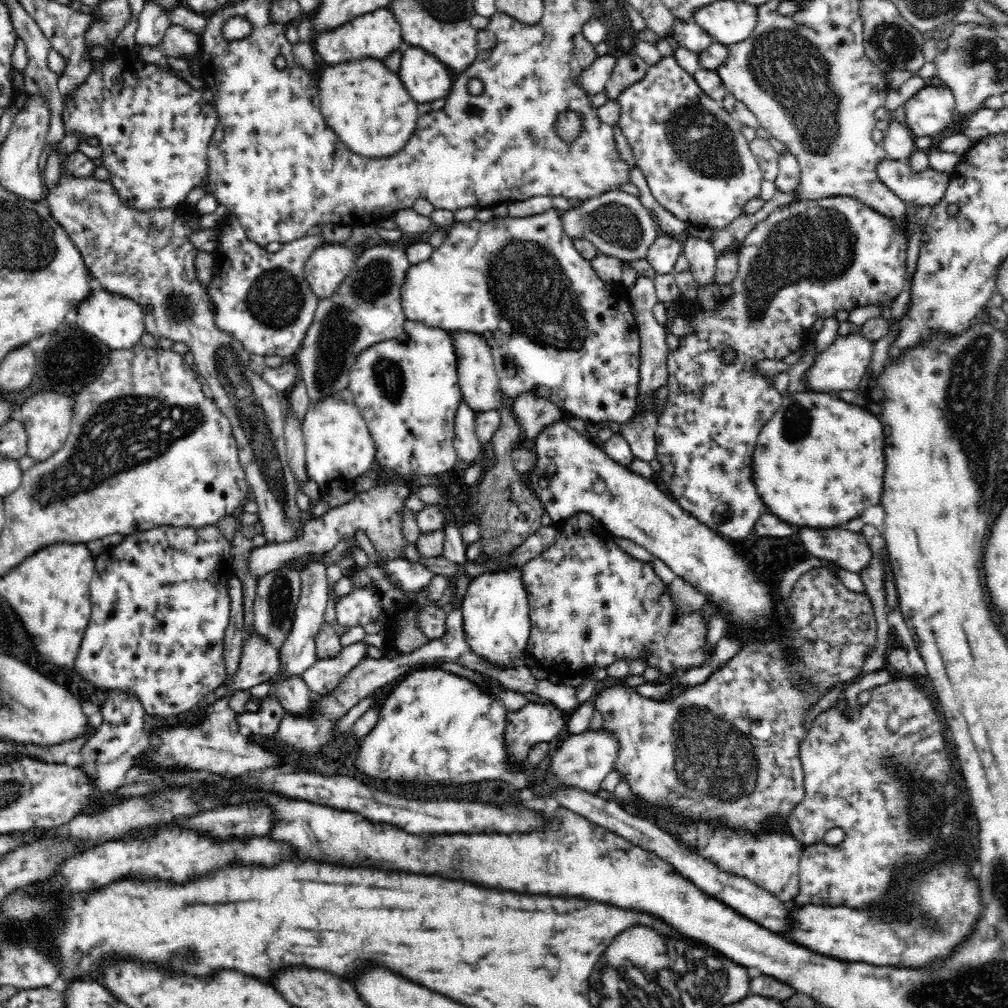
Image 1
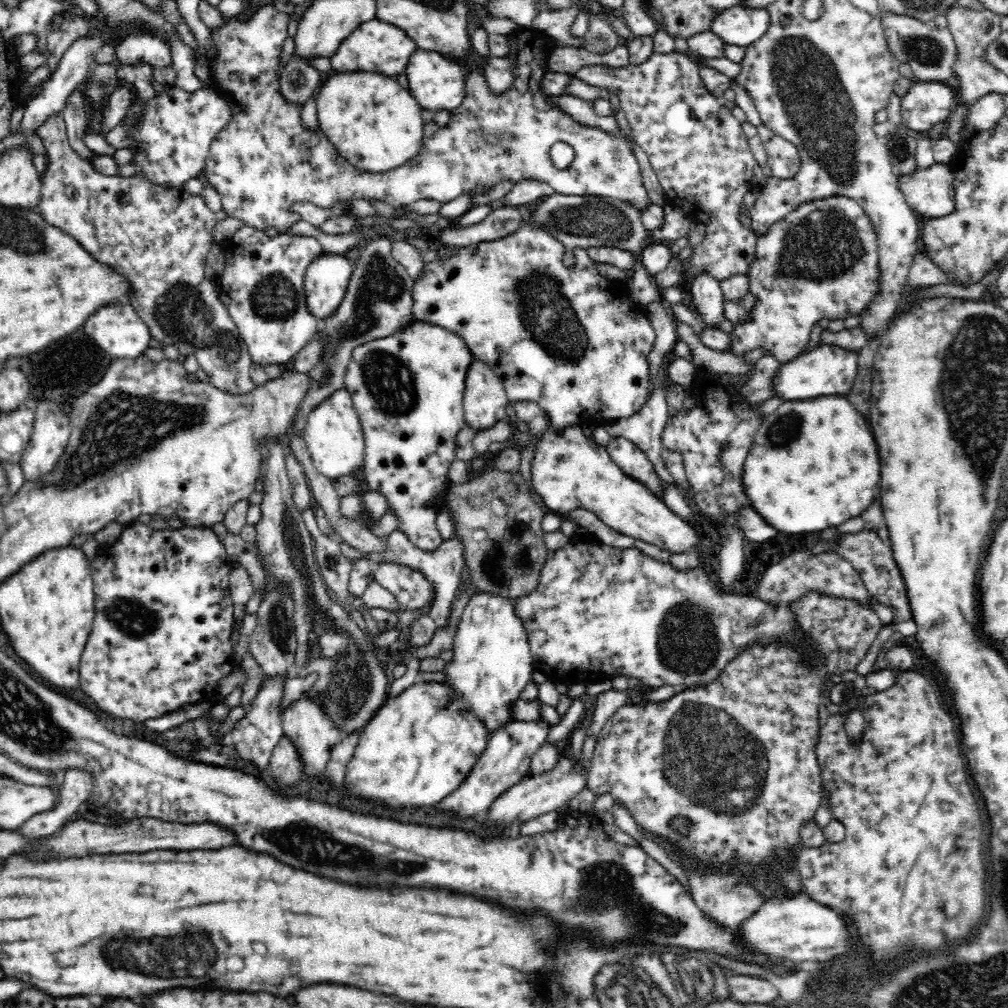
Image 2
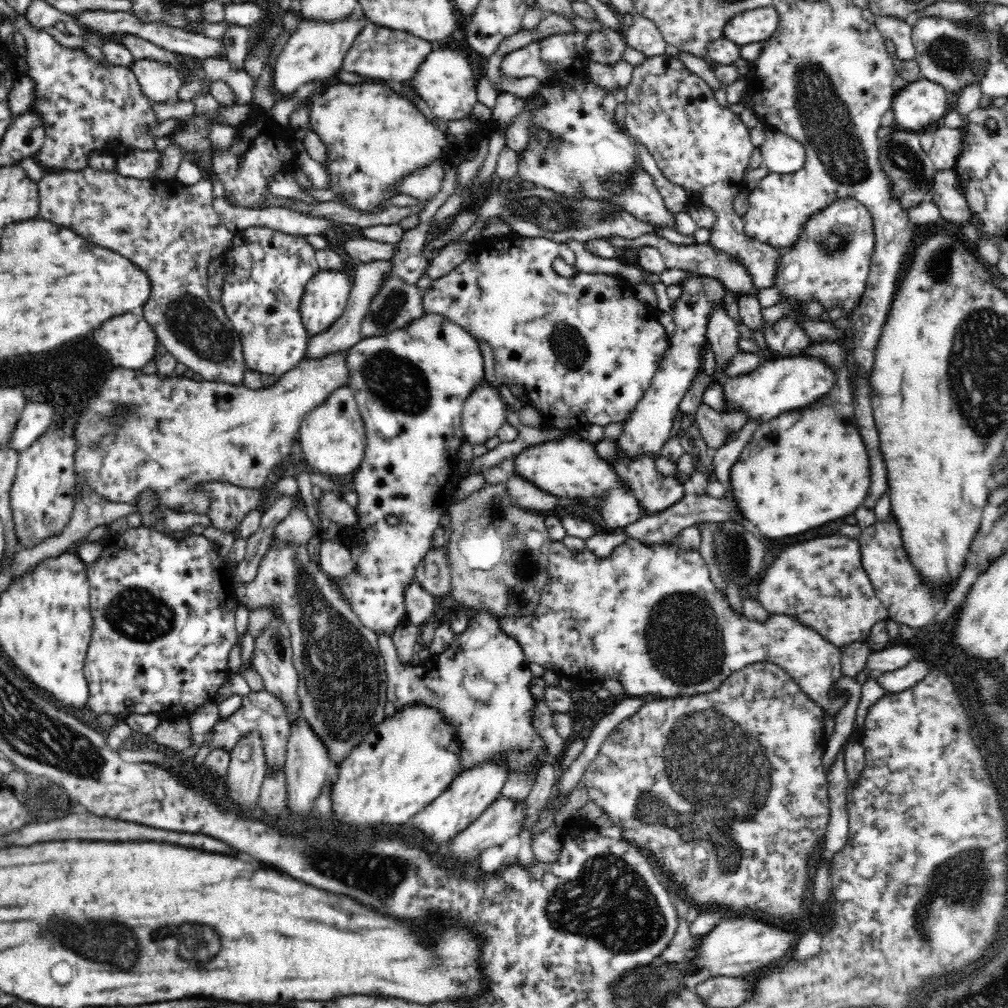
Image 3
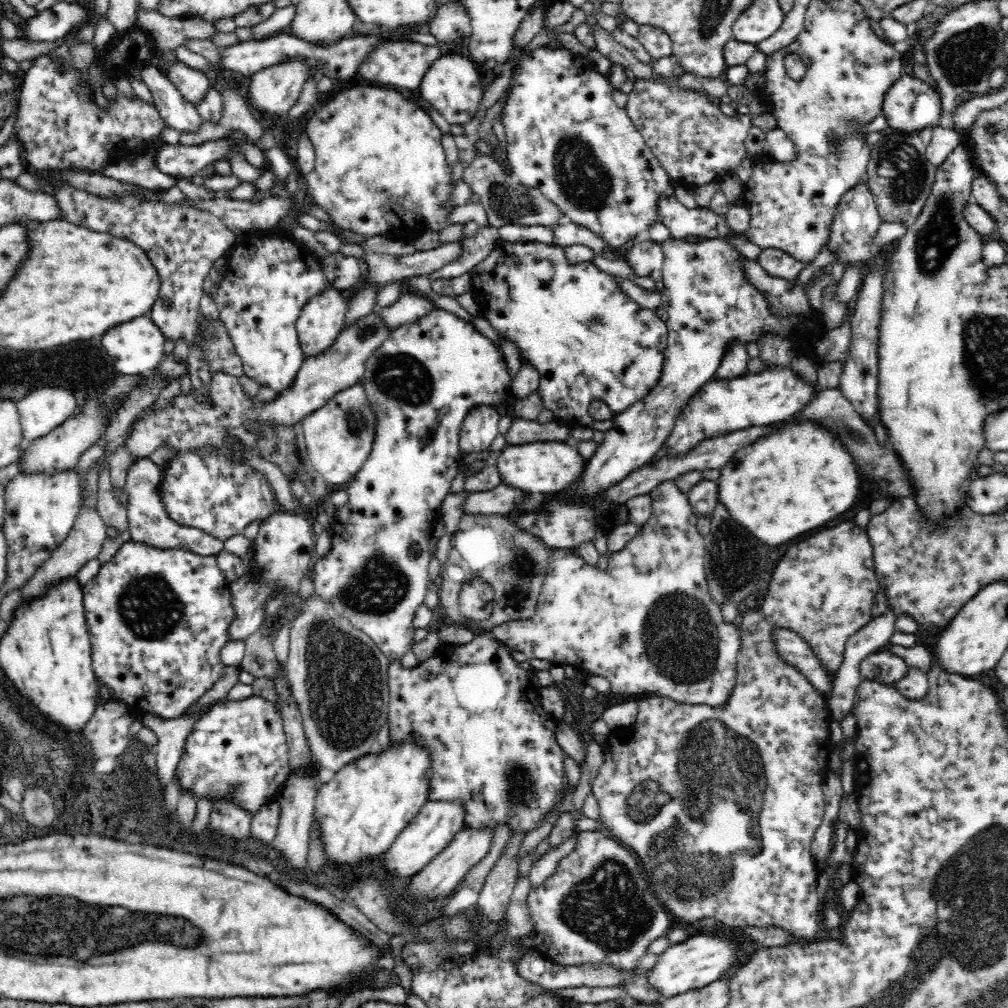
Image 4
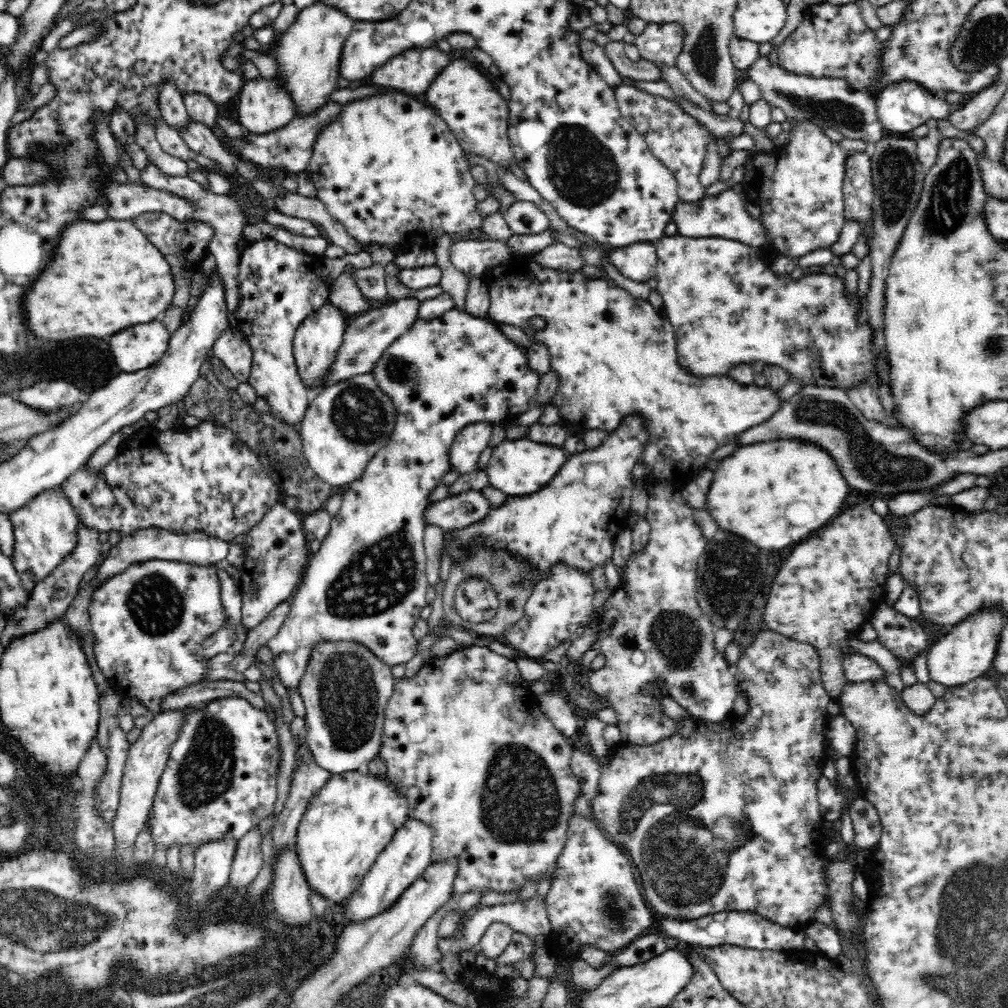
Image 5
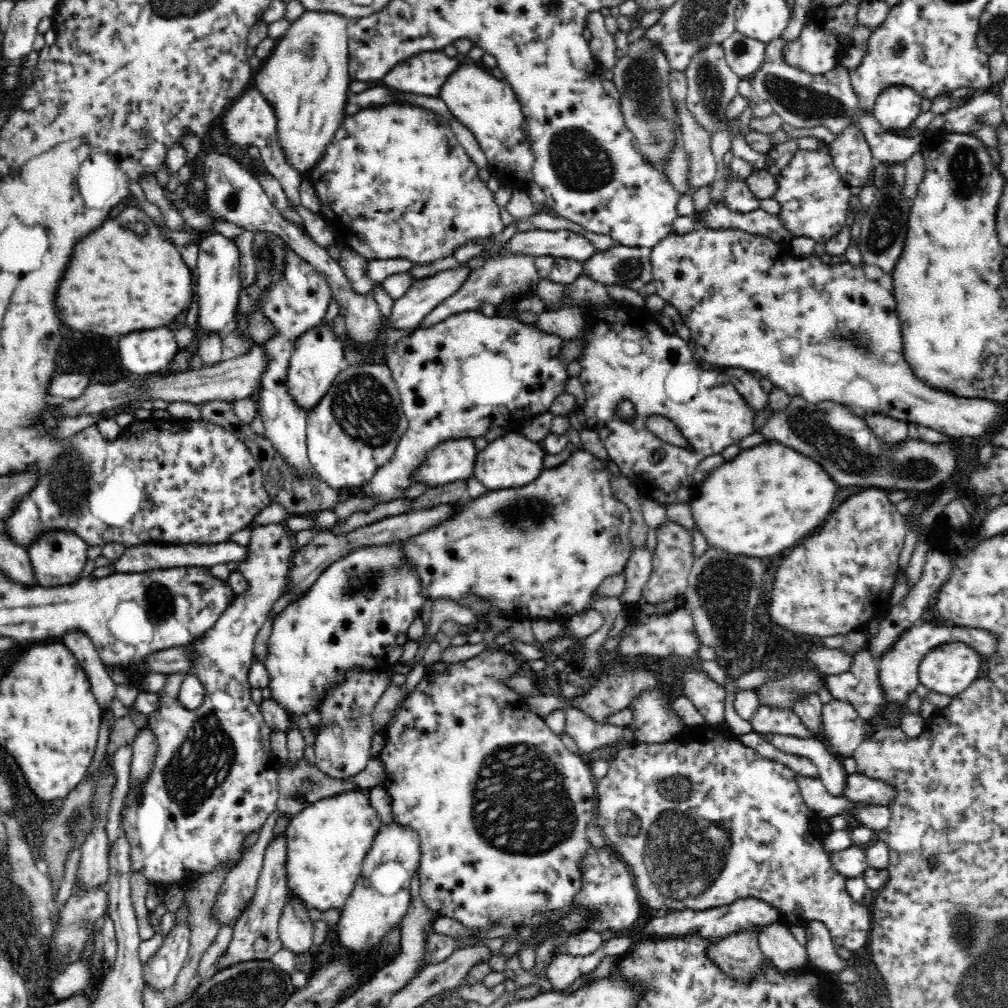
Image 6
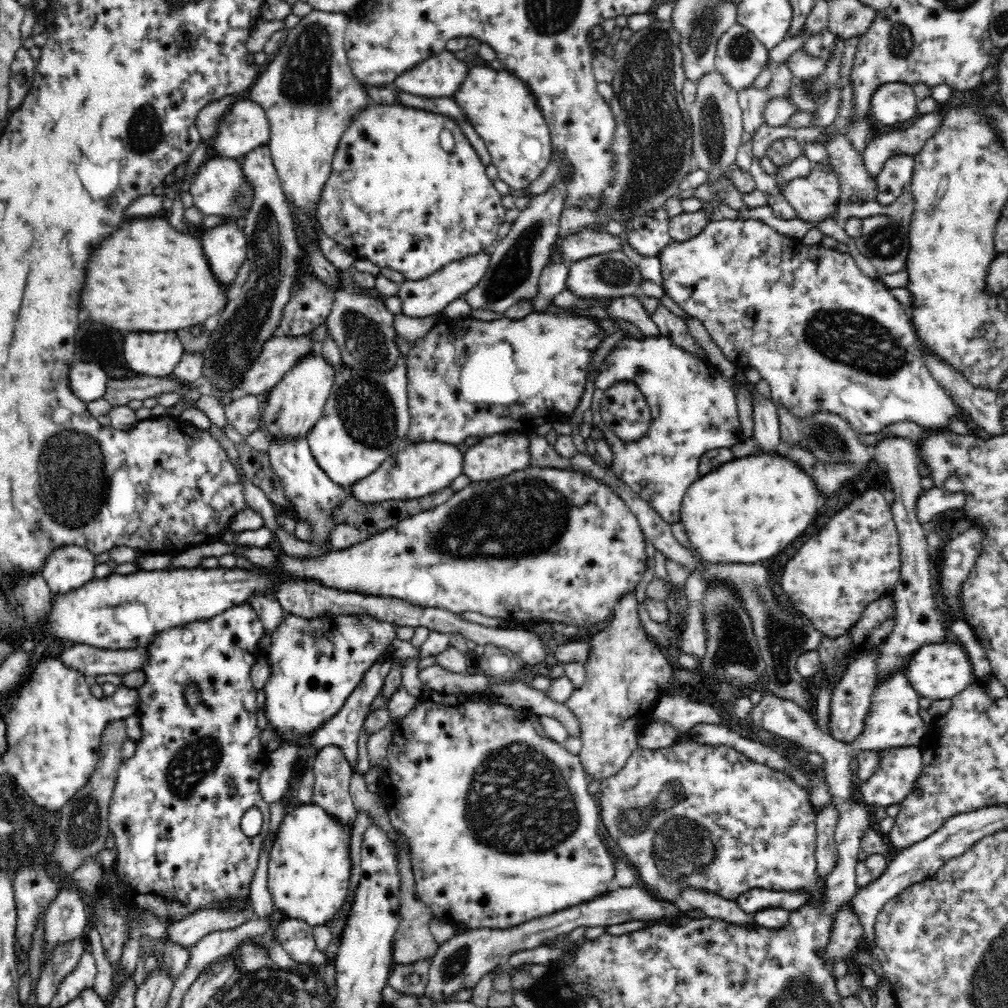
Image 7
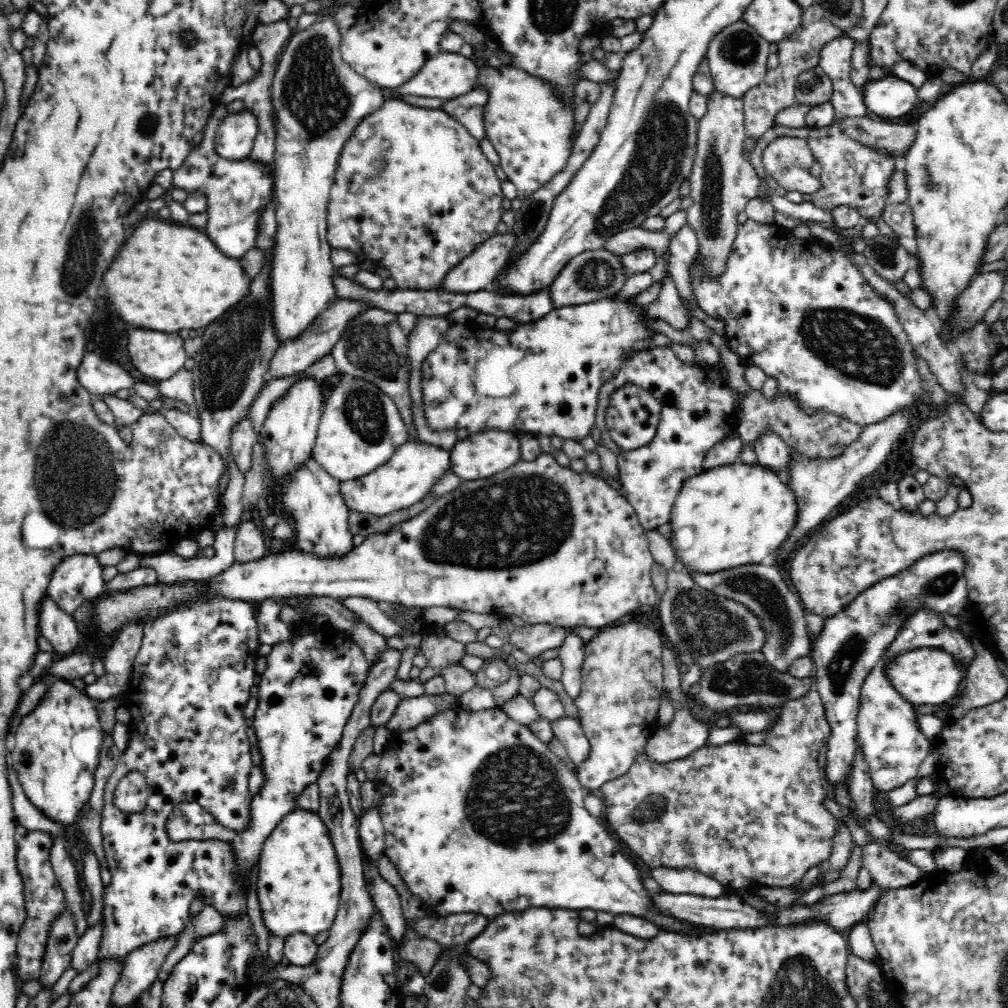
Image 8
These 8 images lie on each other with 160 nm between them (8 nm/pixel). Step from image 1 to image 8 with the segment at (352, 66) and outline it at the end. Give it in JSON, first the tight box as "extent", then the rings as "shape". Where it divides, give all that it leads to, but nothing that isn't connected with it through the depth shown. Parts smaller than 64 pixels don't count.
{"extent":[327,98,505,289],"shape":[[[396,98],[389,99],[384,101],[382,108],[377,108],[358,123],[358,126],[352,132],[352,136],[347,138],[346,144],[340,152],[327,207],[327,242],[332,249],[342,248],[353,252],[359,260],[369,259],[380,262],[384,265],[384,268],[389,270],[389,274],[394,278],[398,289],[438,289],[448,270],[454,268],[456,264],[460,264],[460,261],[474,252],[476,248],[496,236],[497,227],[504,213],[501,206],[505,197],[501,192],[500,184],[501,181],[495,174],[495,167],[480,150],[478,139],[473,137],[464,128],[464,125],[456,121],[454,117],[440,108],[410,106],[409,103],[402,101],[402,98],[398,98],[398,100]]]}

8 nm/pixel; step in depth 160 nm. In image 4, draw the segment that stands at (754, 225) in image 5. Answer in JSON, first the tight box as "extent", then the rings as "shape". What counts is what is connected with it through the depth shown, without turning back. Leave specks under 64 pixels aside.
{"extent":[656,195,736,239],"shape":[[[661,195],[657,203],[656,222],[669,229],[672,238],[687,236],[719,239],[736,235],[726,226],[726,217],[710,212],[707,207],[686,208],[674,195]]]}

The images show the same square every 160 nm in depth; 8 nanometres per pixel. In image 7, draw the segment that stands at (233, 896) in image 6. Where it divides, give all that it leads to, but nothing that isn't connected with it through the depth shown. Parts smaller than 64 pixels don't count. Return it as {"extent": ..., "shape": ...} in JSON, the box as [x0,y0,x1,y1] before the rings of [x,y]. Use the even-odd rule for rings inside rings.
{"extent":[167,741,300,946],"shape":[[[282,741],[279,748],[269,753],[268,765],[260,775],[260,795],[264,802],[274,804],[284,799],[289,788],[294,762],[298,760],[300,747]],[[228,898],[222,904],[210,904],[172,923],[167,937],[178,946],[192,946],[200,938],[215,931],[234,930],[256,916],[249,898]]]}

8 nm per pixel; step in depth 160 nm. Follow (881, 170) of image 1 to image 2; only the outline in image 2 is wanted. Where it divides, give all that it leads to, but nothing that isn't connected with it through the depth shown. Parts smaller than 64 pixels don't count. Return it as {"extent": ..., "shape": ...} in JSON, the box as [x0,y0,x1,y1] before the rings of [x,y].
{"extent":[899,163,956,219],"shape":[[[941,163],[899,176],[900,191],[906,203],[922,219],[940,218],[953,212],[956,205],[954,182],[951,166]]]}

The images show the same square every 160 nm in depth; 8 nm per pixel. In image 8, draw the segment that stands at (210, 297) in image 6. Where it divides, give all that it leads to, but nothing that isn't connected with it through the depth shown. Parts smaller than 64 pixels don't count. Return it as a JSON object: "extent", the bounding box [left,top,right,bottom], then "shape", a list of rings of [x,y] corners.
{"extent":[173,105,273,259],"shape":[[[217,105],[203,130],[202,142],[192,149],[184,164],[174,171],[173,188],[183,188],[187,193],[204,191],[208,195],[208,223],[204,232],[228,258],[242,259],[254,248],[258,219],[273,198],[273,176],[265,166],[250,159],[228,160],[215,149],[215,131],[228,114],[226,105]]]}

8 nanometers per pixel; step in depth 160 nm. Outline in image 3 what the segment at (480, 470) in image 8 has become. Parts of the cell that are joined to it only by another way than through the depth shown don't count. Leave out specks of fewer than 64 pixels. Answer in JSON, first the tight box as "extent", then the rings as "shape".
{"extent":[514,431,655,531],"shape":[[[564,431],[560,438],[533,445],[515,457],[514,464],[518,474],[554,497],[594,499],[606,531],[620,531],[645,516],[655,514],[641,508],[632,489],[619,478],[614,466],[596,453],[596,446],[584,437],[583,432]]]}

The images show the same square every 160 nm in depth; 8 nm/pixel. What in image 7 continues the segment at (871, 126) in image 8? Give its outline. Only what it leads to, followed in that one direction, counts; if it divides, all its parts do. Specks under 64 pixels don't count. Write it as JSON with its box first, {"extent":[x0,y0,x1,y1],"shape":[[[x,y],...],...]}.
{"extent":[863,114,945,180],"shape":[[[945,114],[922,115],[907,129],[890,131],[888,134],[870,134],[863,152],[863,164],[867,174],[877,180],[890,154],[916,155],[924,143],[943,127]]]}

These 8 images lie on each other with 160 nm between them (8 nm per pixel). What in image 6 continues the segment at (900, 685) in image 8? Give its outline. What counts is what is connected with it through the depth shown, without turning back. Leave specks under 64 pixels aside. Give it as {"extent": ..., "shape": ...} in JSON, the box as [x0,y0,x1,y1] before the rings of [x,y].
{"extent":[919,641,986,694],"shape":[[[952,641],[928,652],[919,668],[920,683],[938,694],[964,692],[980,676],[986,658],[972,645]]]}

